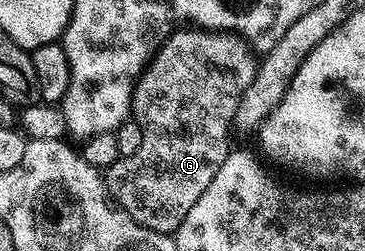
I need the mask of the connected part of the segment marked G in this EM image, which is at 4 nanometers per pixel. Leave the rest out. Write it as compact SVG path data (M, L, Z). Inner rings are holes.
M179 27L167 34L162 45L143 66L131 92L130 116L141 127L141 147L134 155L120 157L105 171L110 200L158 233L174 234L181 227L201 191L213 183L213 175L232 152L231 129L247 88L255 78L257 57L246 39L221 29Z

